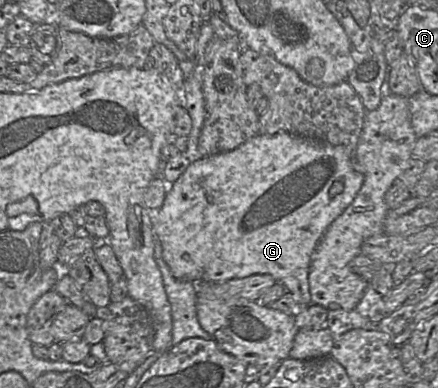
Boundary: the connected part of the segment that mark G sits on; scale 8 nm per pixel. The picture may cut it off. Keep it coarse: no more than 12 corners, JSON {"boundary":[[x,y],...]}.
{"boundary":[[285,131],[196,160],[152,224],[173,277],[271,275],[297,313],[364,175]]}

